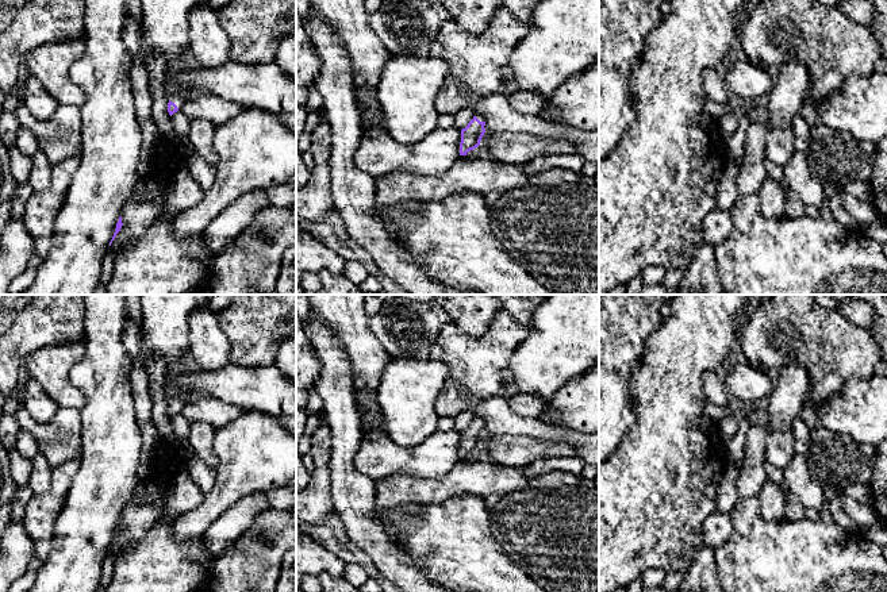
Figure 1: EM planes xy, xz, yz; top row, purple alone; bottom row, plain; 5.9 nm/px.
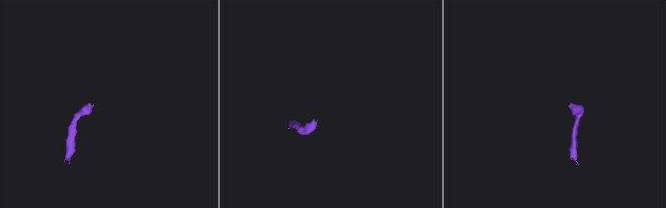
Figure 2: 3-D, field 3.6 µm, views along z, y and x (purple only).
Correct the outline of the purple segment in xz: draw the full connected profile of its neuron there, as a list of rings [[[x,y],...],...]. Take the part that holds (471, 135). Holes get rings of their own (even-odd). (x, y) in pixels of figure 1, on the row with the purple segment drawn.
[[[475,109],[473,119],[465,128],[461,130],[460,155],[466,155],[468,151],[476,149],[485,132],[485,118]]]

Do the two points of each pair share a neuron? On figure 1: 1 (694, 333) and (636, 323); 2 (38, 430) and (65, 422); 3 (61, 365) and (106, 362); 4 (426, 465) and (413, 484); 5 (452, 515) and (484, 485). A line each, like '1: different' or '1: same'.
1: different
2: same
3: different
4: different
5: different

